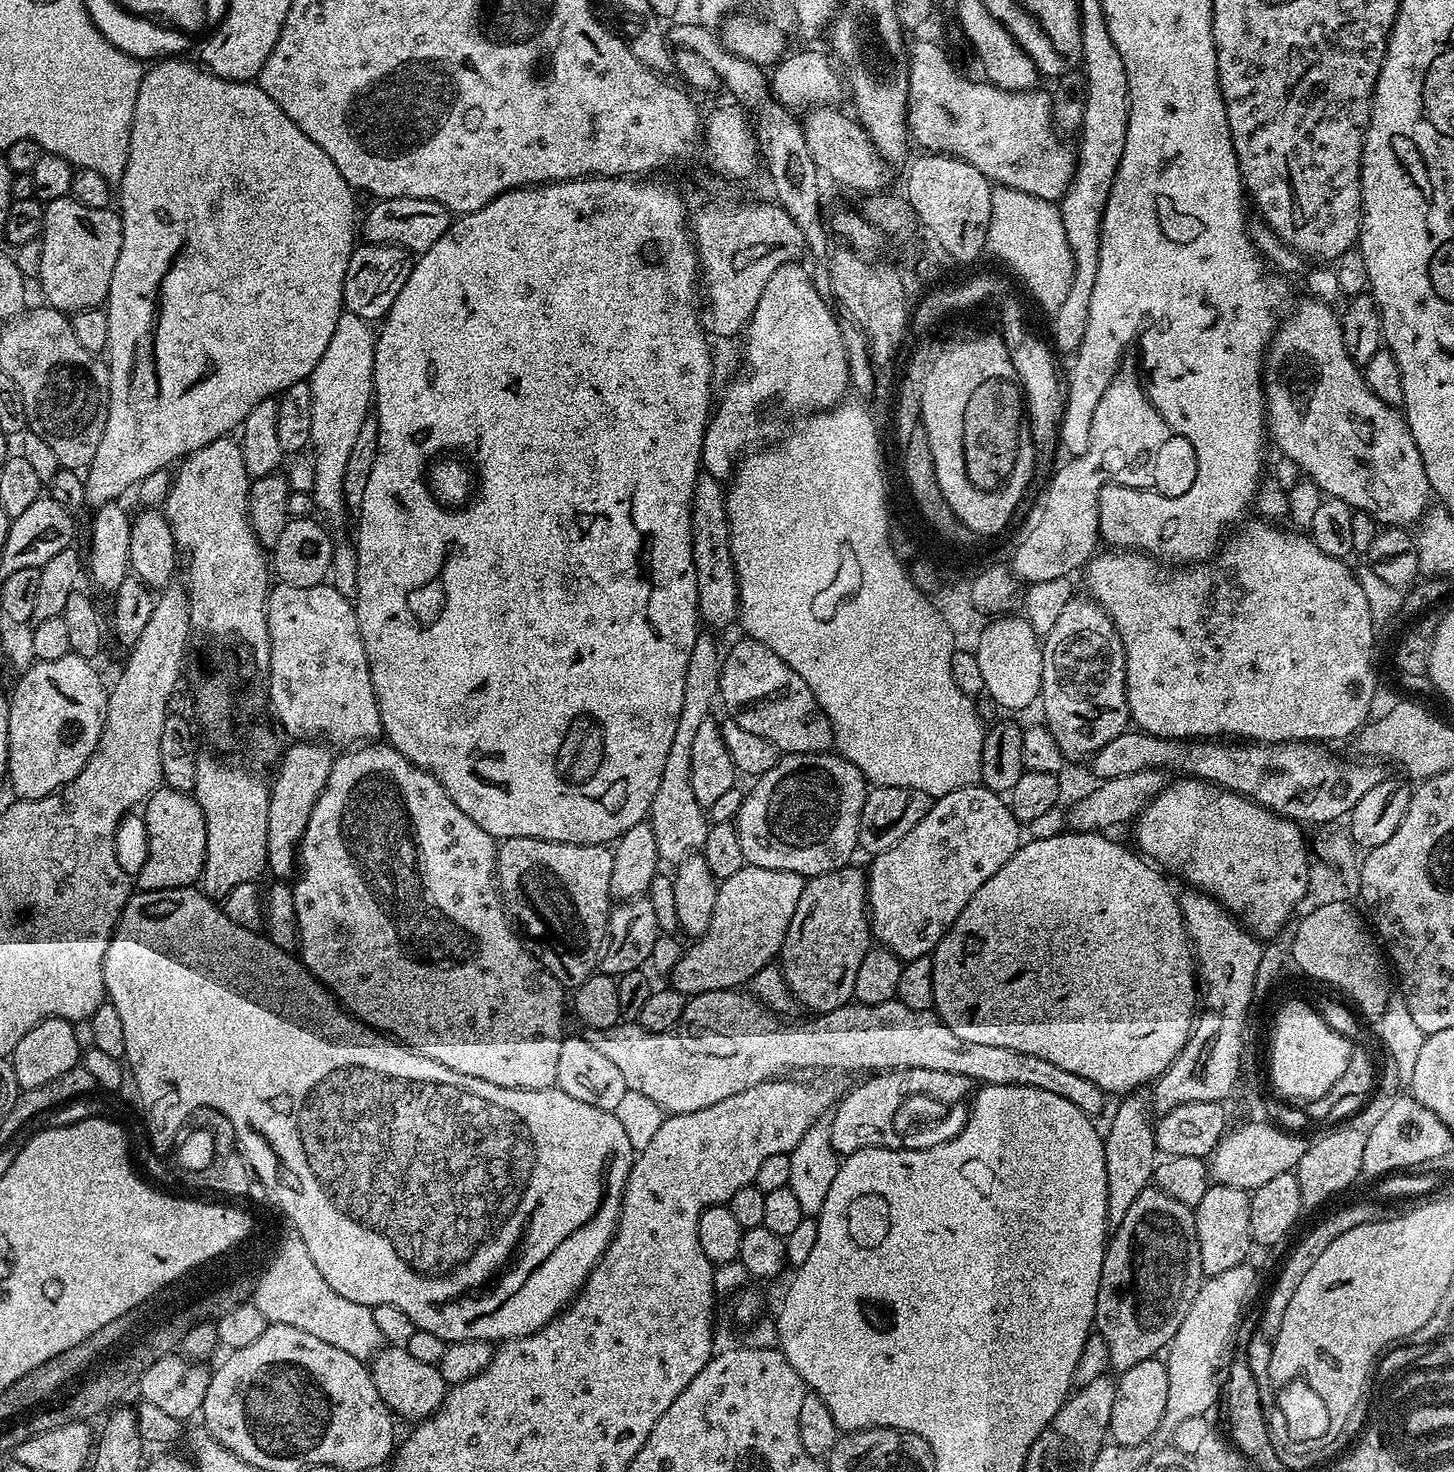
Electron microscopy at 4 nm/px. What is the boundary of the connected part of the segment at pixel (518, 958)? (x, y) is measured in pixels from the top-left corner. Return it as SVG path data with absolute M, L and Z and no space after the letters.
M368 742L363 746L353 747L356 748L353 752L344 752L333 759L324 793L320 795L318 802L314 802L306 834L300 839L298 856L302 867L295 877L296 884L291 885L296 929L300 935L300 963L356 1019L458 1074L482 1078L503 1088L542 1090L553 1087L558 1074L558 1054L566 1035L566 992L524 949L521 937L504 916L504 905L500 902L496 881L497 841L486 834L486 830L482 830L482 826L478 826L474 818L466 818L466 814L462 814L462 810L454 806L450 794L446 794L446 790L432 777L432 773L423 772L421 768L414 766L391 744L376 743L380 742Z

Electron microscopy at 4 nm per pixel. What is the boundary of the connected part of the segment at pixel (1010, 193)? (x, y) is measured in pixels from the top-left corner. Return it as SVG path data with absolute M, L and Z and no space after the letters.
M993 187L986 248L1028 287L1029 294L1048 314L1055 314L1066 294L1070 294L1074 258L1068 245L1068 231L1062 226L1062 214L1053 201L1040 200L1013 188Z

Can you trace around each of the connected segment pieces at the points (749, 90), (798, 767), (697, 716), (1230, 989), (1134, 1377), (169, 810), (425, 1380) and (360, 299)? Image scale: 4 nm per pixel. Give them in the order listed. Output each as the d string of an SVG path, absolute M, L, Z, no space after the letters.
M699 22L678 24L668 30L666 36L673 47L692 50L694 54L705 59L713 67L714 74L718 75L721 87L727 89L733 98L738 100L736 102L749 112L752 129L756 135L757 151L763 163L764 160L768 163L768 176L772 179L773 190L776 191L775 203L784 208L786 214L794 218L794 226L802 230L807 255L823 257L829 251L824 239L830 236L830 232L825 221L824 224L820 221L820 192L816 189L818 169L810 150L807 149L803 125L772 95L769 79L761 65L751 63L729 51L713 29Z
M831 751L789 752L781 755L779 762L766 770L766 774L755 777L753 784L756 785L747 789L734 821L747 863L766 870L796 872L805 878L836 872L853 863L852 855L858 852L858 822L870 787L858 766Z
M697 635L694 650L690 650L690 662L686 666L686 690L682 702L682 714L678 718L678 730L674 730L674 742L670 742L670 754L666 754L666 766L662 766L662 782L652 799L650 823L658 842L658 854L666 865L679 866L689 856L697 855L706 842L710 827L706 809L694 798L694 786L690 786L690 754L698 726L709 719L712 703L720 694L720 665L722 648L712 636Z
M1188 890L1179 901L1198 980L1203 988L1202 1003L1186 1046L1182 1046L1174 1062L1151 1085L1150 1108L1156 1114L1174 1110L1174 1106L1186 1106L1186 1102L1219 1104L1227 1101L1235 1080L1242 1073L1240 1055L1244 1052L1244 1027L1248 1024L1248 1007L1256 992L1258 962L1262 962L1264 953L1261 941L1237 923L1211 896Z
M1163 1359L1143 1360L1138 1362L1138 1366L1130 1366L1130 1370L1119 1373L1108 1436L1116 1439L1113 1441L1122 1448L1148 1444L1151 1436L1160 1432L1160 1423L1166 1414L1166 1398L1169 1390L1168 1365Z
M161 786L145 801L142 817L149 848L146 863L136 877L137 887L141 891L157 892L195 885L203 877L206 858L206 818L195 795Z
M384 1346L370 1360L372 1381L386 1402L388 1411L397 1417L405 1416L411 1422L419 1422L437 1412L444 1401L446 1385L439 1367L435 1364L418 1362L404 1346Z
M365 243L355 247L343 278L343 307L369 322L383 319L406 284L413 263L411 253L396 245Z

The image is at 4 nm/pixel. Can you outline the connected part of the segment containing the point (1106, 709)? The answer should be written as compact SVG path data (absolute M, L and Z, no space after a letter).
M1089 597L1068 601L1049 625L1042 643L1040 705L1044 722L1067 761L1089 759L1130 724L1125 652L1112 620Z

